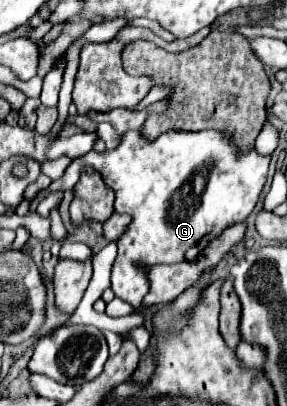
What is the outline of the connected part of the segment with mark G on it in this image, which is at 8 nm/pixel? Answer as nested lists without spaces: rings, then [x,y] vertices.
[[[131,129],[131,131],[127,131],[127,133],[121,135],[121,141],[119,141],[119,145],[117,145],[115,149],[111,149],[111,151],[105,149],[103,153],[89,151],[87,155],[81,155],[81,157],[73,159],[71,165],[69,165],[69,167],[65,169],[65,173],[61,175],[61,179],[53,181],[49,187],[41,189],[41,191],[35,195],[35,199],[31,201],[29,211],[33,213],[33,211],[37,209],[37,205],[39,205],[39,203],[49,195],[49,193],[55,193],[55,191],[61,191],[61,189],[63,189],[63,191],[69,191],[71,187],[75,187],[75,183],[79,181],[79,175],[81,175],[81,171],[83,171],[85,167],[93,167],[93,169],[97,169],[97,171],[105,177],[105,183],[115,191],[115,205],[113,205],[115,213],[127,213],[127,215],[131,215],[131,223],[127,225],[127,229],[123,231],[123,235],[121,235],[119,241],[117,241],[119,253],[117,253],[117,259],[115,259],[115,263],[113,263],[113,271],[111,271],[111,289],[115,291],[115,295],[117,295],[119,299],[131,303],[133,307],[139,307],[141,301],[143,301],[143,297],[145,297],[147,291],[149,291],[149,277],[147,277],[147,271],[145,271],[147,267],[163,265],[163,263],[169,265],[169,263],[195,261],[195,259],[205,251],[207,243],[209,243],[213,237],[217,237],[225,227],[229,227],[229,225],[233,225],[233,223],[239,223],[239,221],[245,221],[245,219],[251,215],[251,211],[255,209],[255,205],[257,205],[257,201],[259,201],[259,197],[261,197],[261,191],[263,191],[263,187],[265,187],[267,167],[269,167],[269,155],[263,157],[263,155],[257,155],[255,151],[245,153],[245,155],[237,155],[237,153],[235,153],[235,147],[233,147],[231,141],[229,141],[229,137],[227,137],[227,135],[221,135],[221,133],[217,133],[217,131],[177,131],[177,129],[169,129],[169,131],[161,133],[155,141],[149,141],[149,139],[141,133],[141,129]]]

